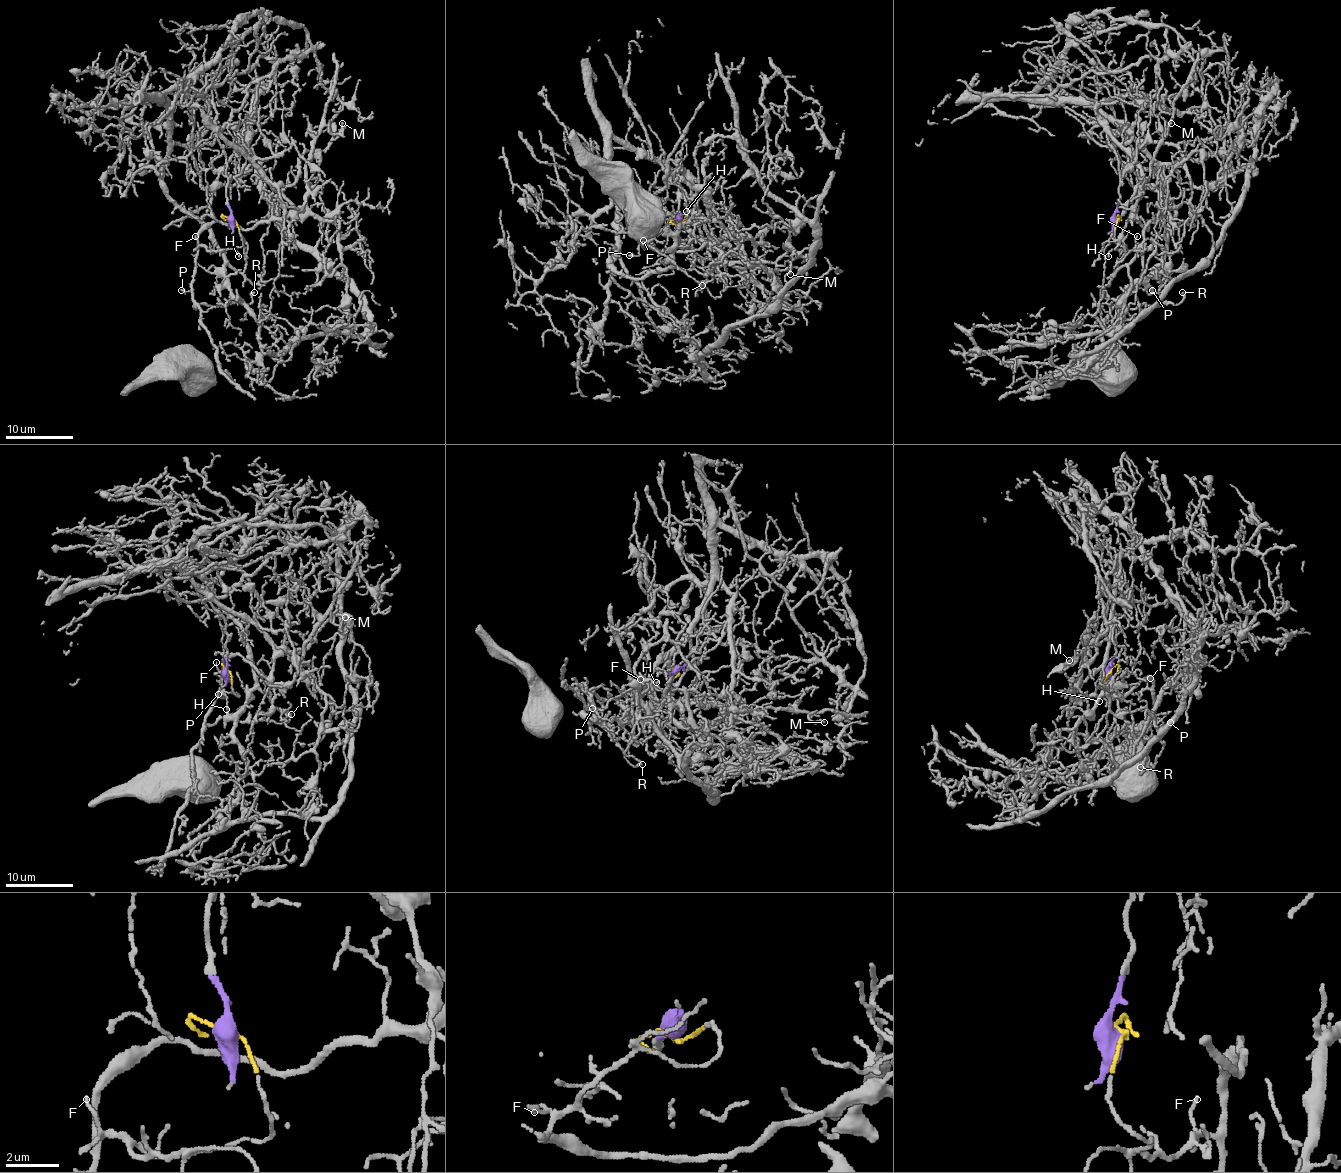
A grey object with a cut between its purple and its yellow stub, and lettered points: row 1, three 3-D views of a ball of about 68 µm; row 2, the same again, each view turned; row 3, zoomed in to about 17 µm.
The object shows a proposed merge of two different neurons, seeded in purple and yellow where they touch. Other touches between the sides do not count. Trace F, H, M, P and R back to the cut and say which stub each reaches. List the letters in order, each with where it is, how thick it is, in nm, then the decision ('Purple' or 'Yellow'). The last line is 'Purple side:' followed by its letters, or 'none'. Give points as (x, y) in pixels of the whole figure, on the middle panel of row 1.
F: Place: (643, 240). Thickness 110 nm. Yellow
H: Place: (686, 211). Thickness 110 nm. Yellow
M: Place: (790, 274). Thickness 130 nm. Yellow
P: Place: (629, 255). Thickness 190 nm. Yellow
R: Place: (702, 285). Thickness 170 nm. Yellow
Purple side: none

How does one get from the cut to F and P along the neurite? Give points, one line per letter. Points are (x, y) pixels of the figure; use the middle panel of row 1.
F: (678, 219), (688, 217), (688, 226), (668, 224), (649, 239), (643, 239)
P: (678, 219), (688, 217), (690, 224), (682, 227), (668, 224), (644, 246), (641, 244), (637, 256), (629, 254)

